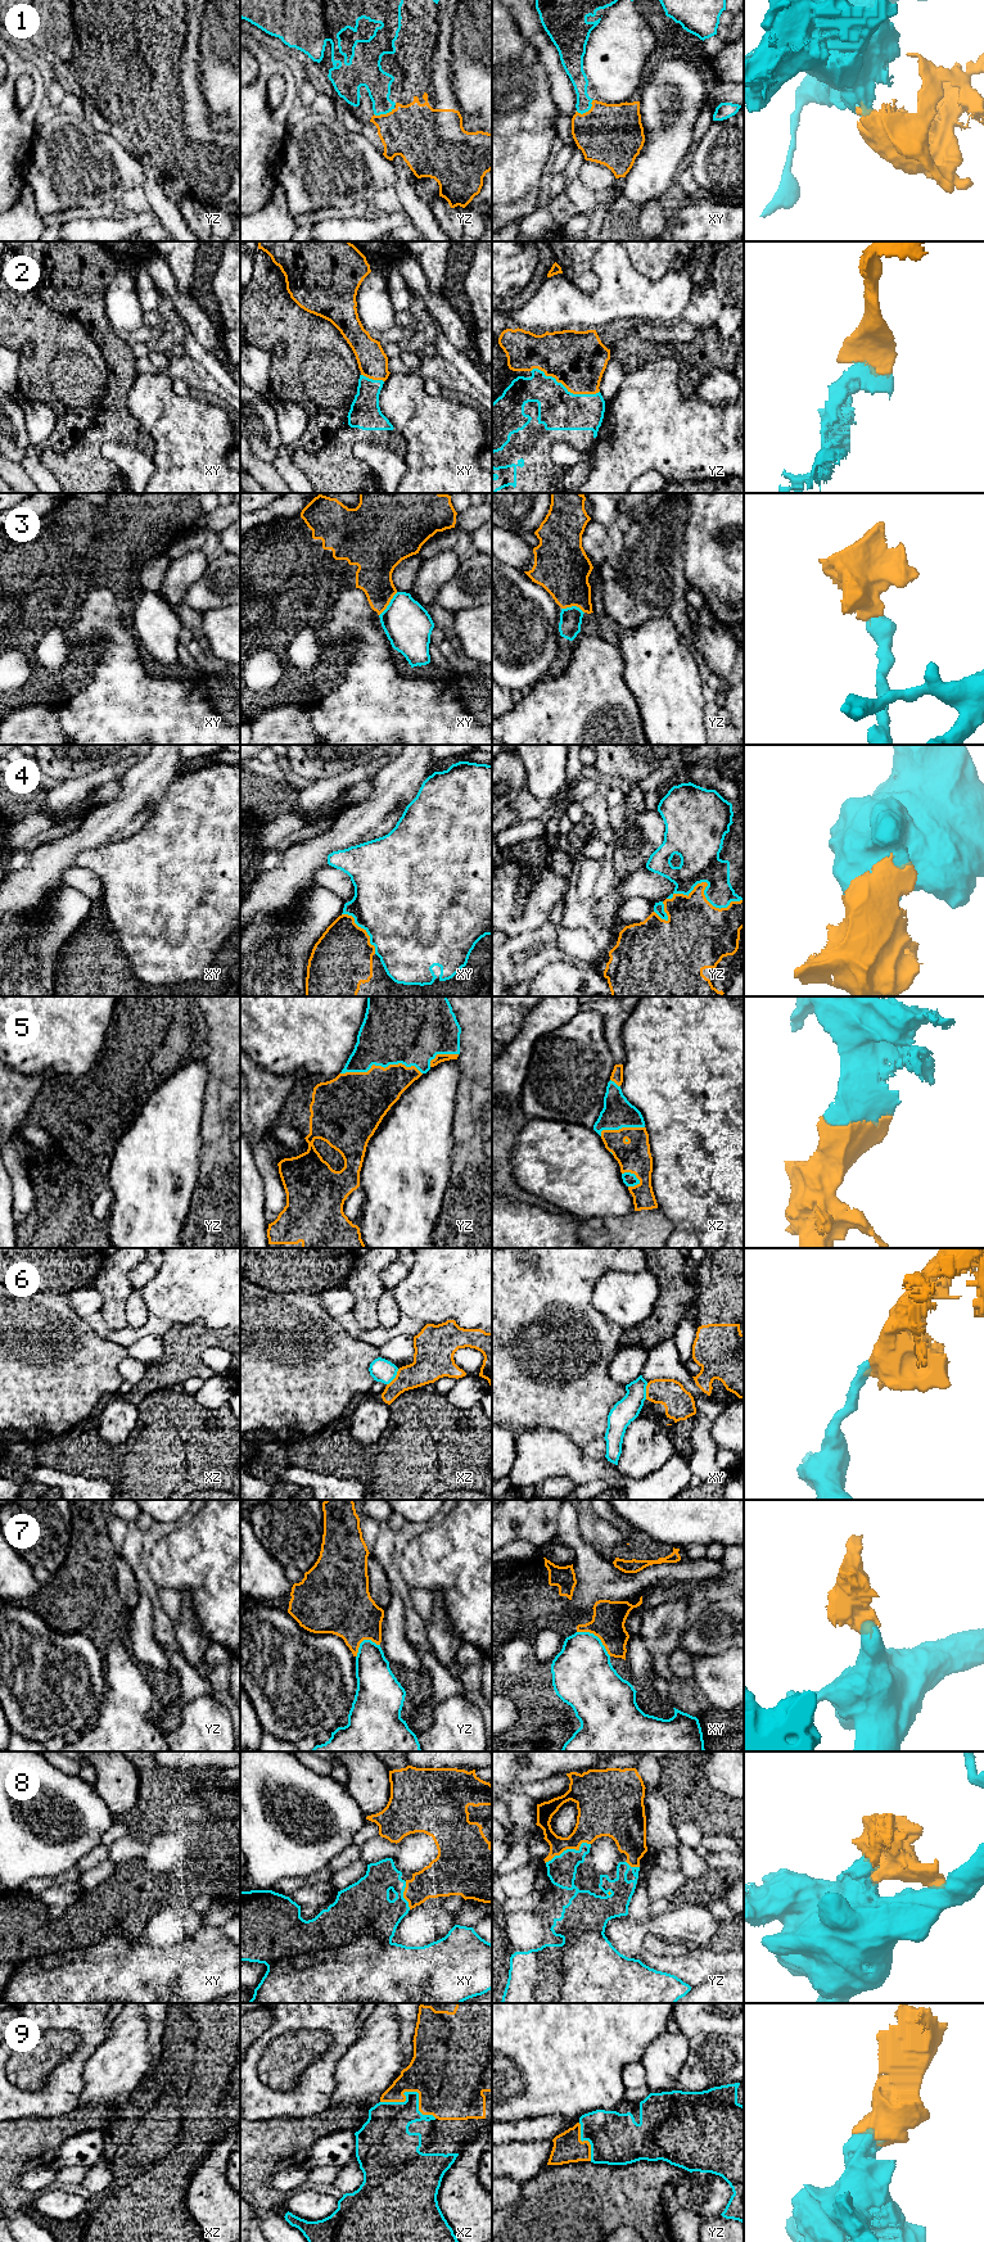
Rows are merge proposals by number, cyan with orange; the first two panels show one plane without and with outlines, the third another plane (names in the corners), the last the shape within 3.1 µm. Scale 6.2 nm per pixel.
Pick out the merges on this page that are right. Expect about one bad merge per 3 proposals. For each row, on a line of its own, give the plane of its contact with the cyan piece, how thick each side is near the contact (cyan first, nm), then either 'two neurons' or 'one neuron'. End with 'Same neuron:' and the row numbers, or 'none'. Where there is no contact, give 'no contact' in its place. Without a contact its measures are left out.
1: contact in xy; calibres 100 and 380 nm; one neuron
2: contact in yz; calibres 260 and 360 nm; one neuron
3: contact in xy; calibres 300 and 220 nm; two neurons
4: contact in yz; calibres 260 and 360 nm; one neuron
5: contact in yz; calibres 420 and 360 nm; one neuron
6: contact in xz; calibres 140 and 220 nm; two neurons
7: contact in xy; calibres 380 and 200 nm; two neurons
8: contact in yz; calibres 180 and 220 nm; one neuron
9: contact in xz; calibres 260 and 460 nm; one neuron
Same neuron: 1, 2, 4, 5, 8, 9

